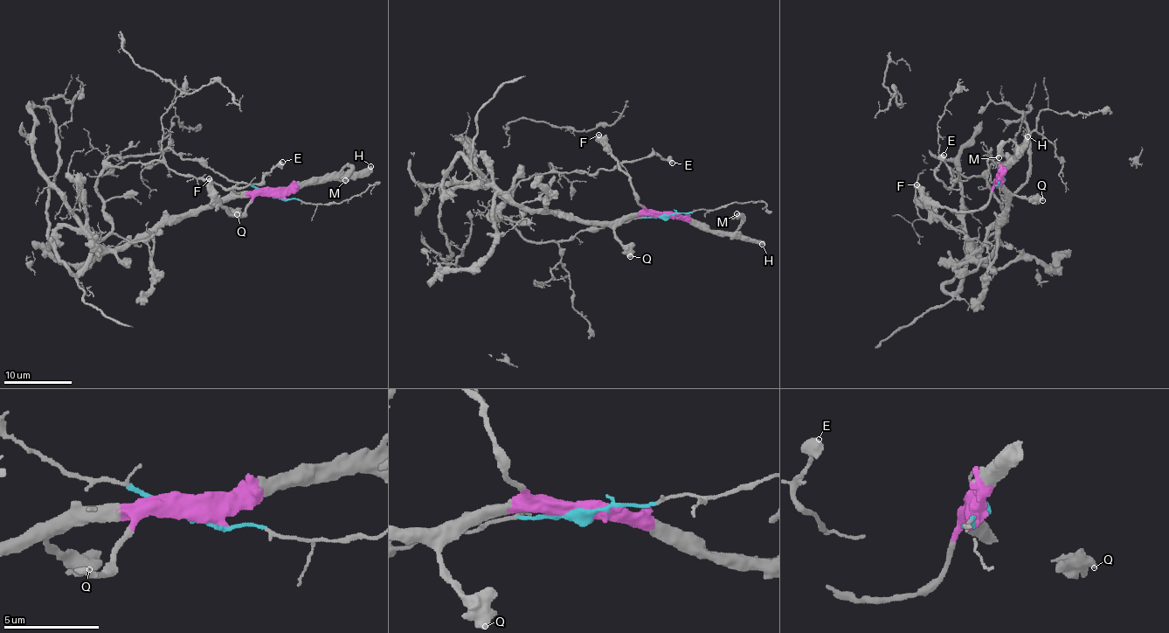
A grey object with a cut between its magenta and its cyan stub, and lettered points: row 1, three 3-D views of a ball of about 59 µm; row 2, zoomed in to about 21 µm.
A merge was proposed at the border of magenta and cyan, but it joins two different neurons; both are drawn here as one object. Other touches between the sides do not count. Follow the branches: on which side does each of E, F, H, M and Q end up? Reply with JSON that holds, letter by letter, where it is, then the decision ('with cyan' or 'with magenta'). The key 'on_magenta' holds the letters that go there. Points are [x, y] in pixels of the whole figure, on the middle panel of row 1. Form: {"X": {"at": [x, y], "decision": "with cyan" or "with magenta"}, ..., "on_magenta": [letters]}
{"E": {"at": [672, 163], "decision": "with cyan"}, "F": {"at": [598, 135], "decision": "with magenta"}, "H": {"at": [762, 244], "decision": "with magenta"}, "M": {"at": [736, 213], "decision": "with magenta"}, "Q": {"at": [630, 256], "decision": "with magenta"}, "on_magenta": ["F", "H", "M", "Q"]}

